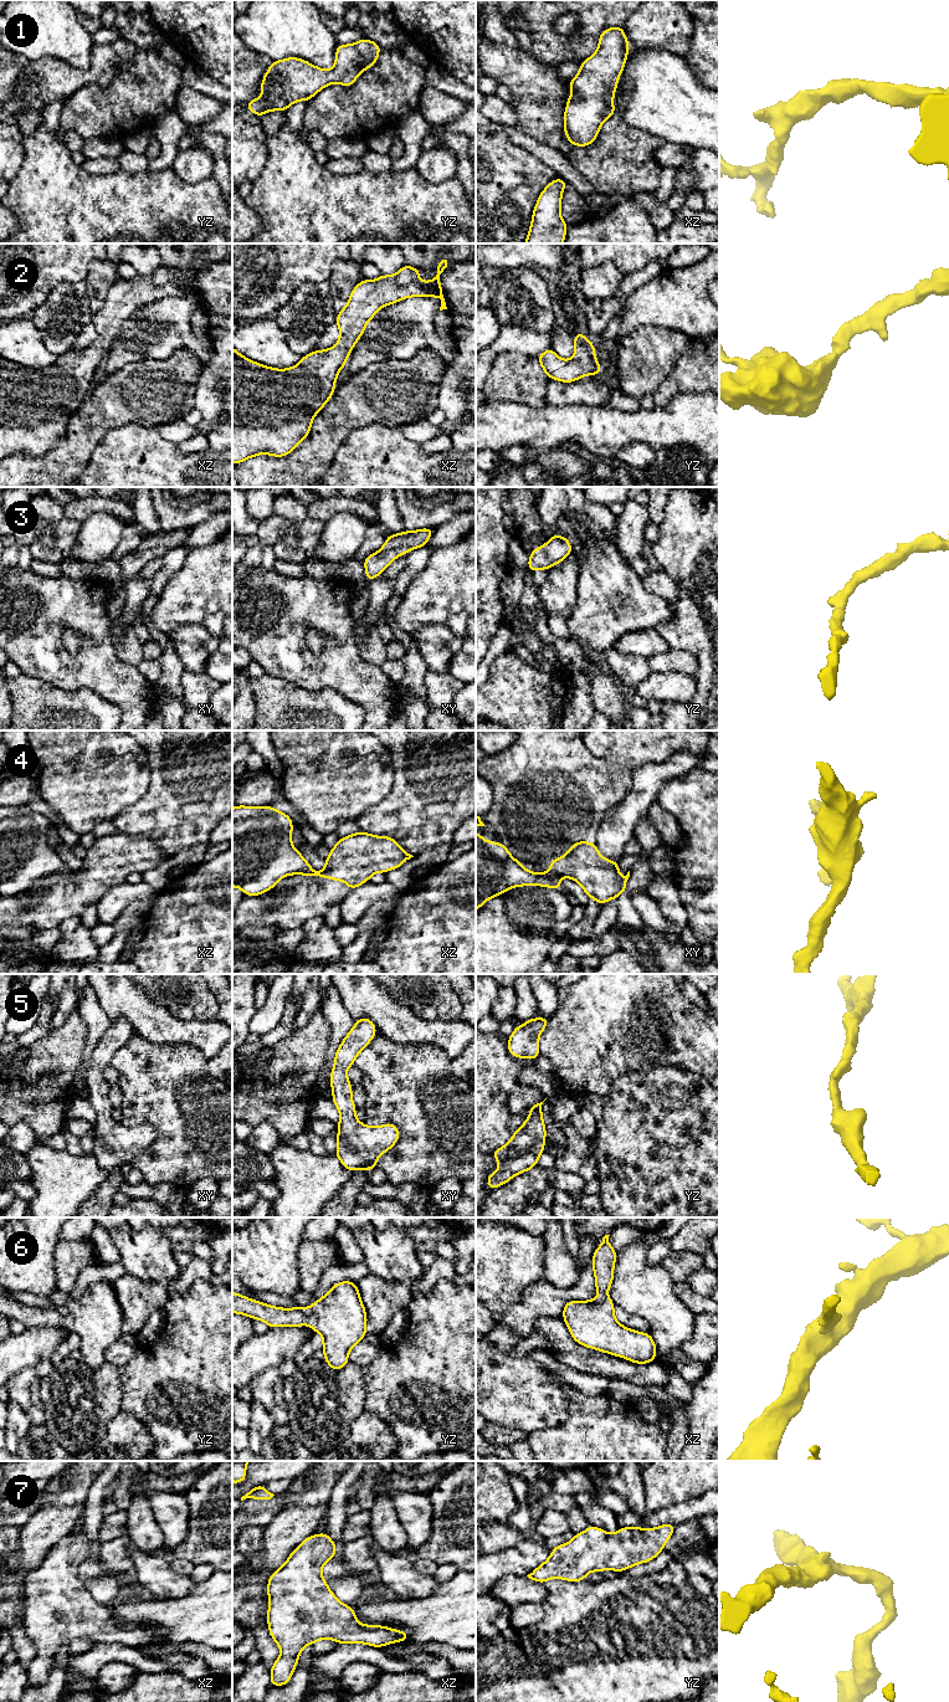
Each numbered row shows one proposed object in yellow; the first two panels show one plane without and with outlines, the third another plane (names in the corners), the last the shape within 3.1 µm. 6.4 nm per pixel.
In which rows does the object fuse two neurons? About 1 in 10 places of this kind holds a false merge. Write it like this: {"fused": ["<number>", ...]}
{"fused": ["4"]}

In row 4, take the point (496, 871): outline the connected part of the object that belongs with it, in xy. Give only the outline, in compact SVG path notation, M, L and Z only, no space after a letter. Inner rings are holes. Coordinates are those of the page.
M476 834L476 912L486 901L520 886L561 890L556 876L525 870L503 844L484 842L483 835Z

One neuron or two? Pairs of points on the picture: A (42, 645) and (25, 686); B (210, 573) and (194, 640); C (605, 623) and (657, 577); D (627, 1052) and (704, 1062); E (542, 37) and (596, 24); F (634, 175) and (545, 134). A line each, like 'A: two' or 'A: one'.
A: two
B: two
C: two
D: one
E: one
F: one

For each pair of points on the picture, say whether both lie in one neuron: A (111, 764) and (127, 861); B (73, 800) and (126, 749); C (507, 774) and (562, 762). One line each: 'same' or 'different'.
A: different
B: same
C: same

